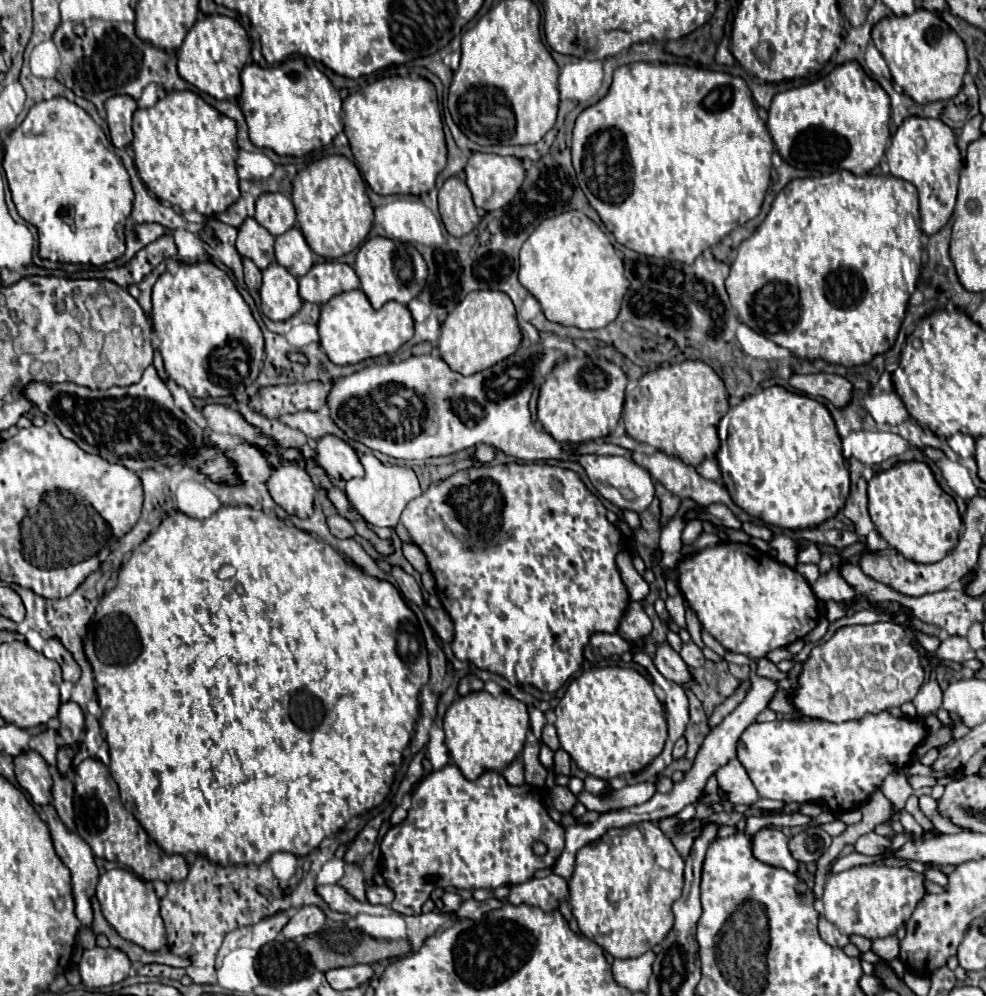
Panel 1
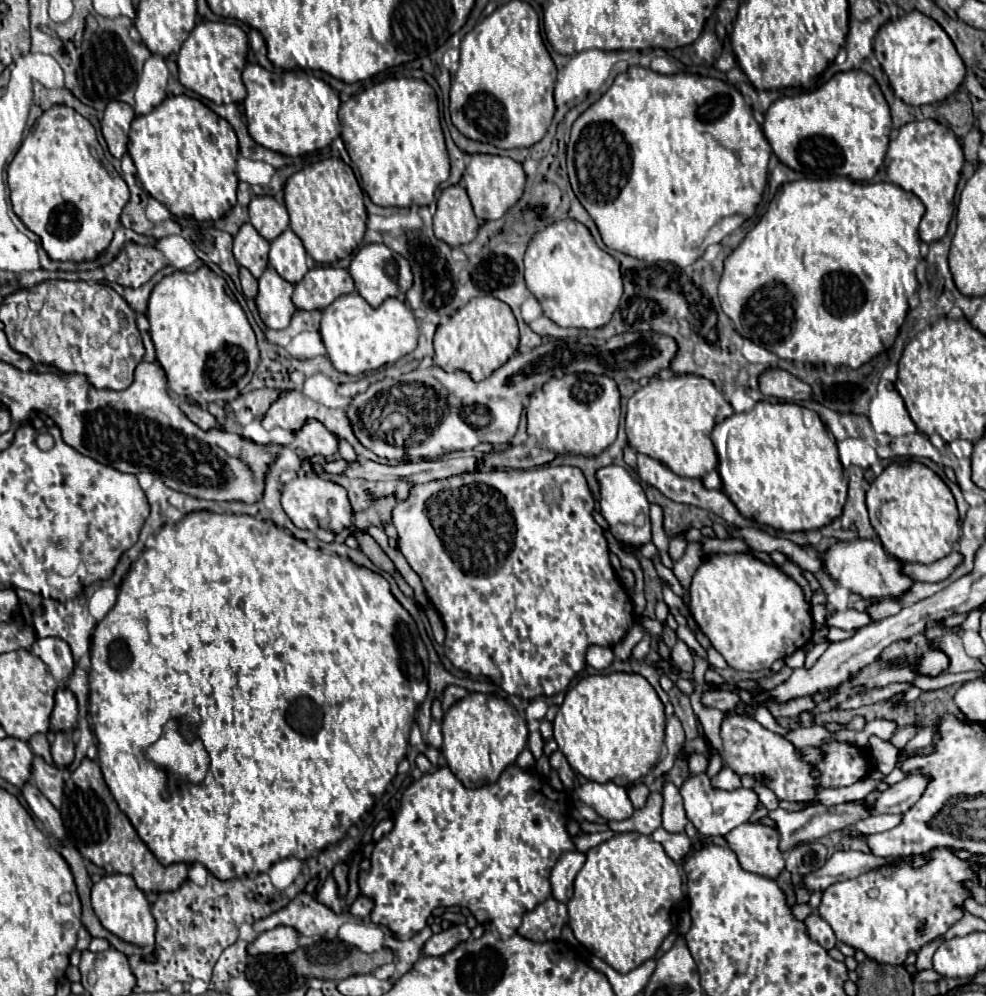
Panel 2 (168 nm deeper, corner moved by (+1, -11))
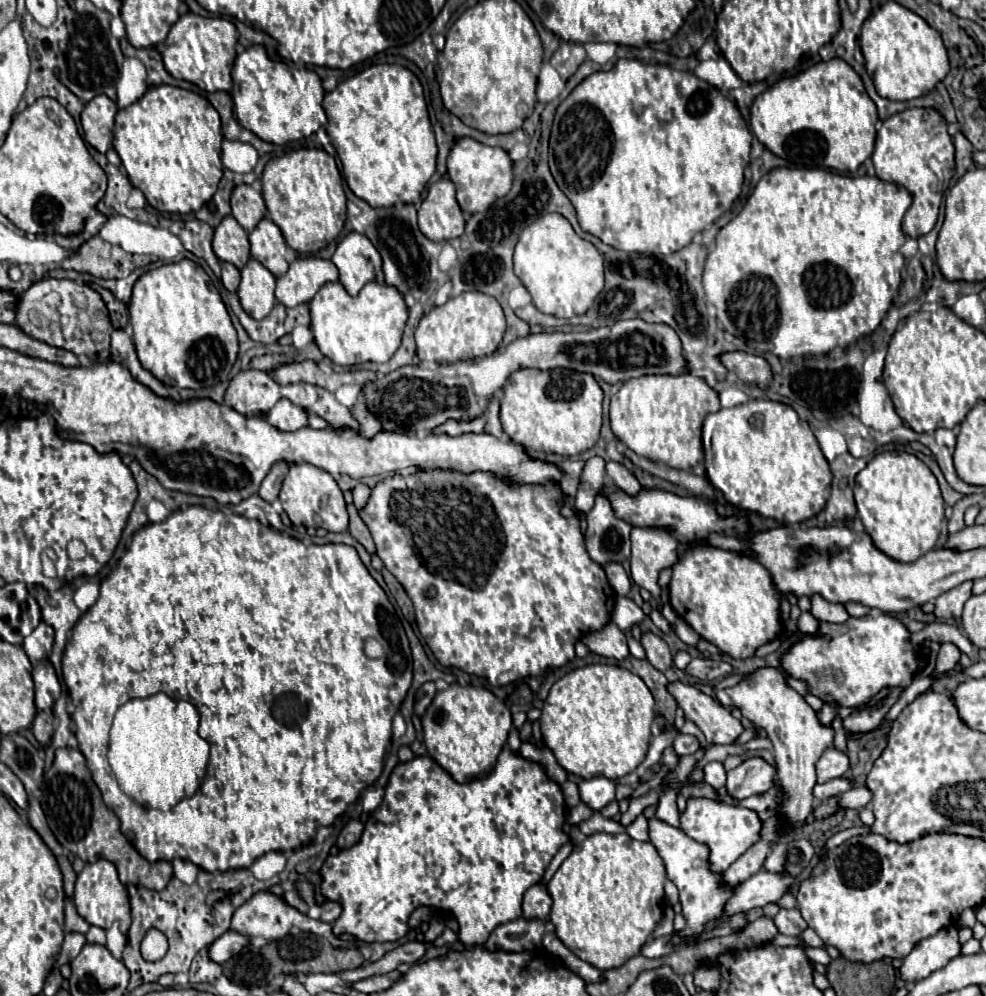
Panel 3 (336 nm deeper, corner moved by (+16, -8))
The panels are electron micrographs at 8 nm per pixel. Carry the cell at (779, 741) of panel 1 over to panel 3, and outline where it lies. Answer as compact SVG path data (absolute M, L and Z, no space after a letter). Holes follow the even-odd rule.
M668 682L666 690L684 710L684 716L702 730L708 742L734 744L738 734L744 730L722 704L706 696L702 690L684 682Z

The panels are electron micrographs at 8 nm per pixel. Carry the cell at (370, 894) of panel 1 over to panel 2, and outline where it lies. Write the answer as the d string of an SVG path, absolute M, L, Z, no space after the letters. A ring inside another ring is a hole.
M359 895L359 897L355 899L355 903L349 907L349 913L351 913L353 917L367 919L367 917L371 915L373 907L375 907L375 903L373 903L369 897L363 897L363 895Z

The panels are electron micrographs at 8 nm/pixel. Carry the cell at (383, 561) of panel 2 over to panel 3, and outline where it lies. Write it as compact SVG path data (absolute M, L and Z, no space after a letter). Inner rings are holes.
M306 462L290 466L280 490L280 502L294 526L302 524L306 528L324 528L328 532L348 530L348 512L342 498L342 490L336 484L336 480L326 470L320 470L318 466Z

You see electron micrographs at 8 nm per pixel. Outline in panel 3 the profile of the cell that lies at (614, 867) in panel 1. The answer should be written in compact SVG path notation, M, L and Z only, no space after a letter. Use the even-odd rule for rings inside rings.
M626 832L588 836L546 886L552 896L550 920L556 936L598 970L622 966L640 952L662 918L664 880L664 862L650 842L632 840Z

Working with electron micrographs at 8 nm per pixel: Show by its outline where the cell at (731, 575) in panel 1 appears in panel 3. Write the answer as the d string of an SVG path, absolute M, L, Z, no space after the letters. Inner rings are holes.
M696 546L672 566L674 574L670 580L670 604L676 610L676 614L690 624L704 640L716 644L724 654L730 658L748 658L754 656L754 650L782 632L782 622L780 622L780 596L774 592L772 586L772 576L760 562L740 554L740 552L730 552L714 546Z

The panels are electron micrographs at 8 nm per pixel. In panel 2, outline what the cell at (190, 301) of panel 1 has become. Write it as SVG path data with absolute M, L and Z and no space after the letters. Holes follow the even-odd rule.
M203 265L193 273L175 271L163 277L151 293L147 319L151 325L149 333L157 349L157 361L167 373L167 385L171 393L187 397L193 403L229 403L239 397L239 393L243 393L243 389L249 385L259 363L255 333L225 279L215 275L209 267Z

